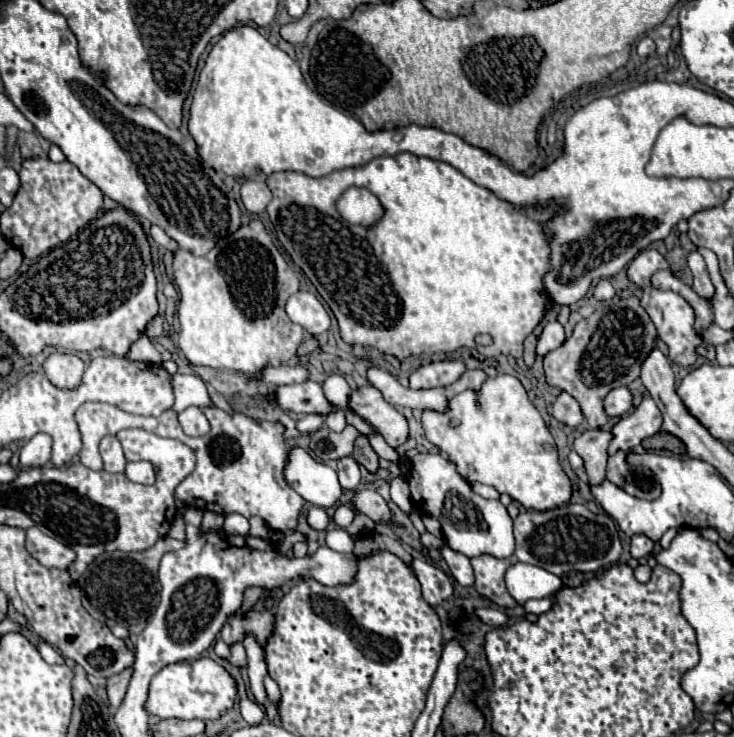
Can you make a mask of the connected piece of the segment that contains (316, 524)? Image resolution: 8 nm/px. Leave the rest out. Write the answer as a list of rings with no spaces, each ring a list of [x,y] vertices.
[[[310,508],[308,510],[308,524],[312,528],[324,530],[328,526],[328,522],[330,522],[330,518],[328,518],[328,514],[324,510],[320,510],[320,508]]]

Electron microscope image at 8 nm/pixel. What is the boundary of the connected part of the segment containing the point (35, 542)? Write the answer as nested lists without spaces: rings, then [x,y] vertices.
[[[30,528],[26,532],[26,548],[36,560],[50,568],[68,568],[76,558],[70,546],[64,546],[58,540],[42,534],[38,528]]]

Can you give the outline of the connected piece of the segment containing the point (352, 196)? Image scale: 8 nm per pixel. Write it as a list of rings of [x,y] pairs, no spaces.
[[[350,188],[338,200],[338,210],[344,220],[364,228],[372,228],[382,218],[382,204],[366,188]]]

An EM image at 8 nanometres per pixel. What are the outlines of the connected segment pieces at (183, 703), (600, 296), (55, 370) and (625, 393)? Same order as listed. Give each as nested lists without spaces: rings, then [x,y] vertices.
[[[198,658],[188,662],[176,662],[162,668],[150,682],[148,700],[144,704],[146,712],[156,718],[180,718],[180,720],[216,720],[228,708],[232,708],[236,698],[234,678],[214,660]]]
[[[600,280],[600,282],[596,284],[596,294],[594,294],[594,298],[596,298],[596,300],[610,300],[612,296],[614,296],[612,284],[610,284],[608,280]]]
[[[50,354],[44,362],[44,372],[48,376],[48,380],[62,388],[62,390],[70,390],[76,388],[82,382],[82,374],[84,374],[86,364],[76,356],[76,354]]]
[[[620,386],[620,388],[614,388],[606,398],[604,398],[604,410],[608,416],[624,416],[632,410],[632,394],[626,386]]]

